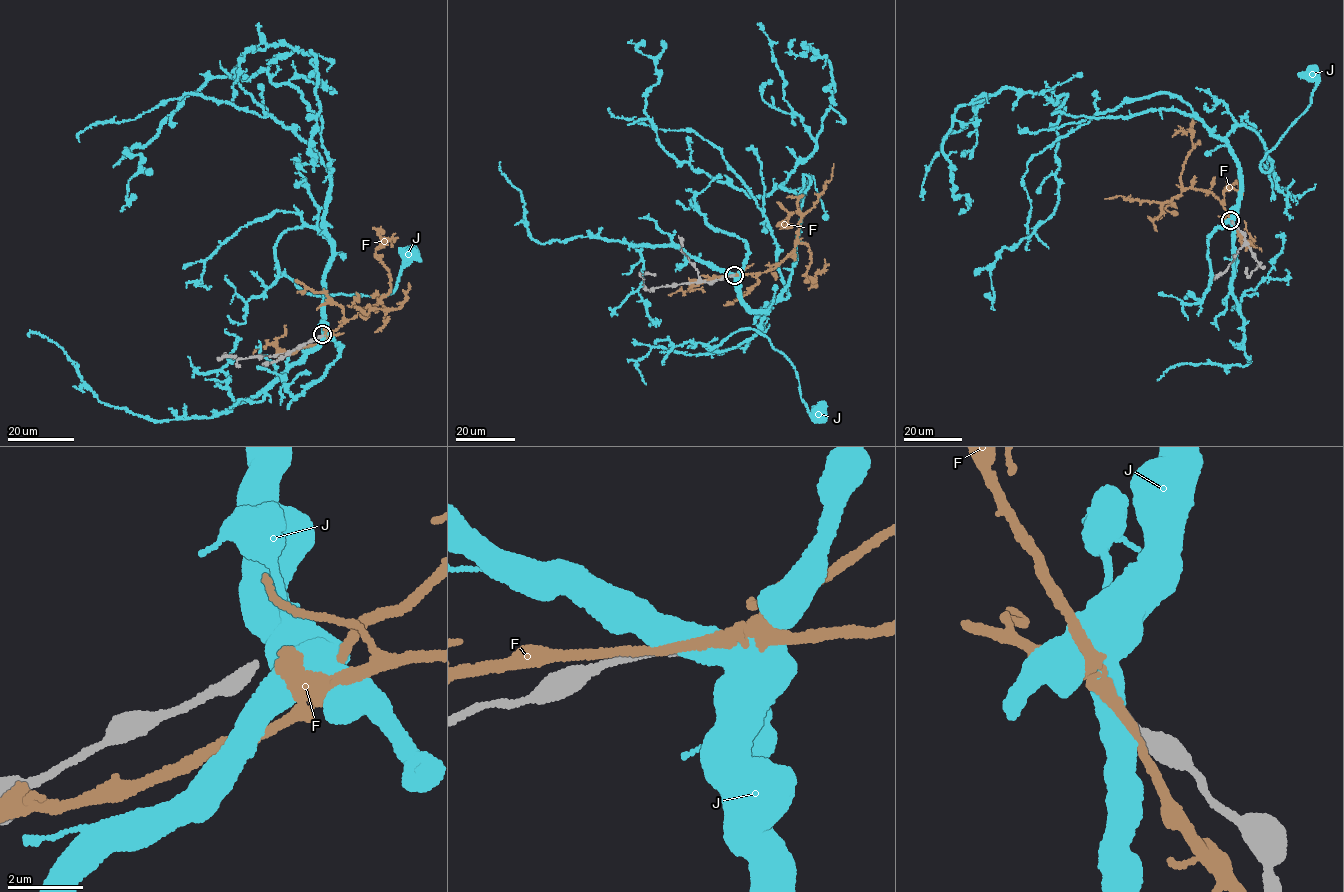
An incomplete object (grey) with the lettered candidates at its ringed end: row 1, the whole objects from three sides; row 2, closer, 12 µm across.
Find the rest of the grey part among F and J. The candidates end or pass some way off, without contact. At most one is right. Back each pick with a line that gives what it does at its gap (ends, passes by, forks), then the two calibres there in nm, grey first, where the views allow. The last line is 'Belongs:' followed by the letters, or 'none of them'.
Belongs: none of them

